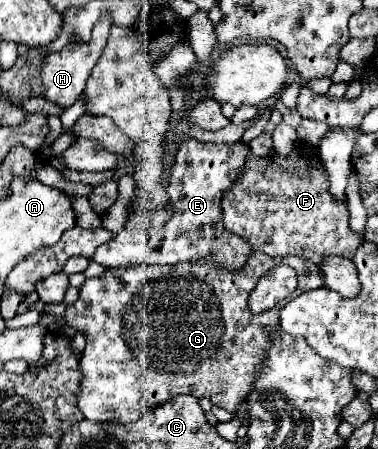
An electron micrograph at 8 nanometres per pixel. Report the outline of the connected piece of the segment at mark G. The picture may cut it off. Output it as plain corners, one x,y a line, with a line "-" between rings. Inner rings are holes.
264,252
250,256
250,264
246,264
242,272
222,272
222,268
214,268
210,260
192,260
174,266
144,264
110,268
98,278
86,278
80,286
80,298
72,306
66,306
64,312
66,324
86,336
86,348
80,358
82,382
78,392
78,408
84,418
92,422
130,424
140,418
140,412
152,410
178,394
192,394
196,398
206,396
214,406
236,412
250,394
250,388
254,388
254,380
258,380
258,372
262,372
270,344
280,336
280,308
252,314
246,306
246,298
252,290
252,280
280,264
288,264
298,272
298,290
294,296
308,290
308,286
324,286
322,272
318,272
318,266
310,264
310,260
298,256
272,258

